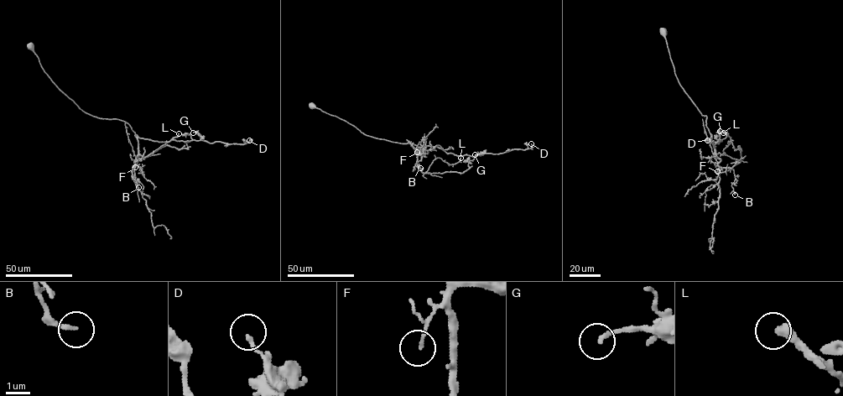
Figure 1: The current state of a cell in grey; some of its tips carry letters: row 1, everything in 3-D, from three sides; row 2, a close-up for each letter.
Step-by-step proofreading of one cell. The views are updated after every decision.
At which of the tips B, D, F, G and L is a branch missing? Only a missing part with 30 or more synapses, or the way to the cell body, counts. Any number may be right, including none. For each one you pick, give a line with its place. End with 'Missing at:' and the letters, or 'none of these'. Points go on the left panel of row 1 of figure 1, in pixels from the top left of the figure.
Missing at: none of these

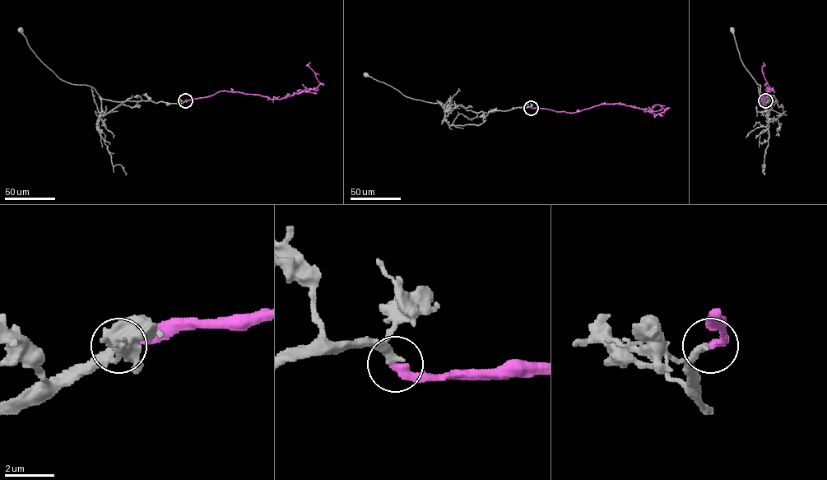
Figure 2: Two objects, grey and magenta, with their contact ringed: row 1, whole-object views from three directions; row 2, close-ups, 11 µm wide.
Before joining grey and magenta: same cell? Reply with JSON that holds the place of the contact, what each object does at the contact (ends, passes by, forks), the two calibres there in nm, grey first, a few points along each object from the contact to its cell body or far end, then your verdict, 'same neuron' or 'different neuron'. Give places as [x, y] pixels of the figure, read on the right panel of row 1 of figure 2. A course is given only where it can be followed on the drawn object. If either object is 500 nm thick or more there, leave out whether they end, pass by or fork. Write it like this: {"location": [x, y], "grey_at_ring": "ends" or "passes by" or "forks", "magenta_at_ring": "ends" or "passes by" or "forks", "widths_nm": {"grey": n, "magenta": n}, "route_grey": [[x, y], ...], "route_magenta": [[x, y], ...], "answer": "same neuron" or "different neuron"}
{"location": [765, 100], "grey_at_ring": "passes by", "magenta_at_ring": "ends", "widths_nm": {"grey": 260, "magenta": 340}, "route_grey": [[764, 101], [765, 104], [770, 100], [763, 101], [760, 86], [744, 66], [731, 30]], "route_magenta": [[764, 101], [770, 90], [761, 95], [761, 99], [772, 89], [762, 72], [763, 62]], "answer": "same neuron"}

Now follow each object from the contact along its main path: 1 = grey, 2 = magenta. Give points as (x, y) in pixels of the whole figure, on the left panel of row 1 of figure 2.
1: (185, 101), (169, 104), (102, 99), (90, 86), (72, 84), (59, 79), (30, 48), (20, 30)
2: (185, 101), (224, 90), (259, 95), (271, 99), (286, 98), (319, 85), (315, 73), (308, 66), (310, 62)

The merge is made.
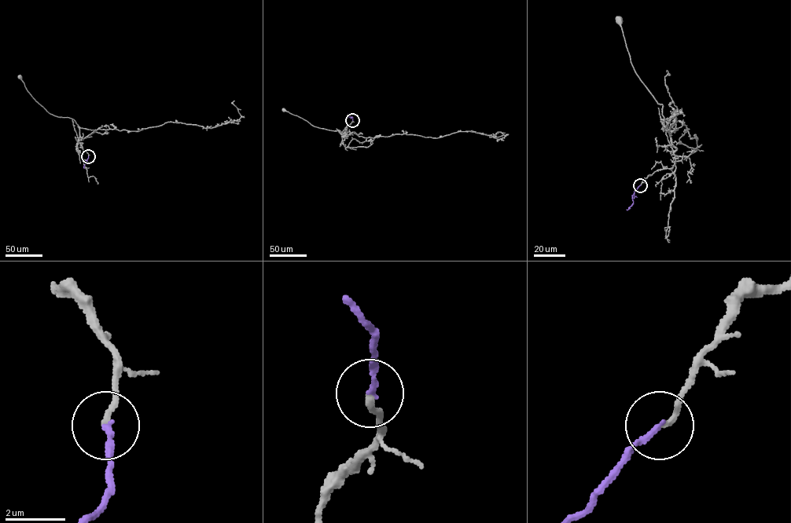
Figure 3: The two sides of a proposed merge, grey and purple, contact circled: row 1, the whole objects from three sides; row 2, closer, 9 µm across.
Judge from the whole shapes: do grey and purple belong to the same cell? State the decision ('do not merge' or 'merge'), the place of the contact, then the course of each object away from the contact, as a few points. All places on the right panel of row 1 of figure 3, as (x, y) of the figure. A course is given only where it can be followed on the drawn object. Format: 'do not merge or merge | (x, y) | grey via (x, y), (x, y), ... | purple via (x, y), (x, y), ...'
merge | (640, 185) | grey via (640, 185), (683, 157), (674, 153), (676, 148), (662, 105), (637, 74), (619, 20) | purple via (640, 185), (632, 195), (633, 203), (627, 210)

